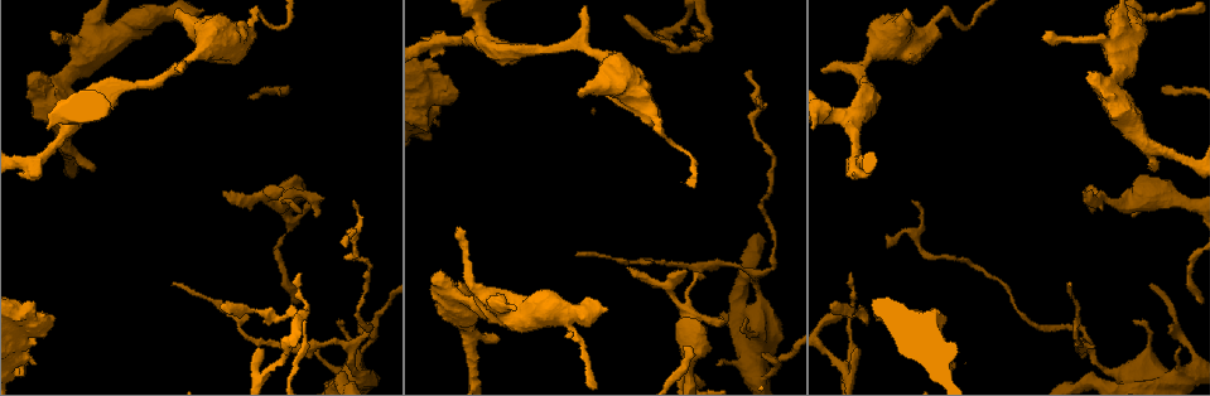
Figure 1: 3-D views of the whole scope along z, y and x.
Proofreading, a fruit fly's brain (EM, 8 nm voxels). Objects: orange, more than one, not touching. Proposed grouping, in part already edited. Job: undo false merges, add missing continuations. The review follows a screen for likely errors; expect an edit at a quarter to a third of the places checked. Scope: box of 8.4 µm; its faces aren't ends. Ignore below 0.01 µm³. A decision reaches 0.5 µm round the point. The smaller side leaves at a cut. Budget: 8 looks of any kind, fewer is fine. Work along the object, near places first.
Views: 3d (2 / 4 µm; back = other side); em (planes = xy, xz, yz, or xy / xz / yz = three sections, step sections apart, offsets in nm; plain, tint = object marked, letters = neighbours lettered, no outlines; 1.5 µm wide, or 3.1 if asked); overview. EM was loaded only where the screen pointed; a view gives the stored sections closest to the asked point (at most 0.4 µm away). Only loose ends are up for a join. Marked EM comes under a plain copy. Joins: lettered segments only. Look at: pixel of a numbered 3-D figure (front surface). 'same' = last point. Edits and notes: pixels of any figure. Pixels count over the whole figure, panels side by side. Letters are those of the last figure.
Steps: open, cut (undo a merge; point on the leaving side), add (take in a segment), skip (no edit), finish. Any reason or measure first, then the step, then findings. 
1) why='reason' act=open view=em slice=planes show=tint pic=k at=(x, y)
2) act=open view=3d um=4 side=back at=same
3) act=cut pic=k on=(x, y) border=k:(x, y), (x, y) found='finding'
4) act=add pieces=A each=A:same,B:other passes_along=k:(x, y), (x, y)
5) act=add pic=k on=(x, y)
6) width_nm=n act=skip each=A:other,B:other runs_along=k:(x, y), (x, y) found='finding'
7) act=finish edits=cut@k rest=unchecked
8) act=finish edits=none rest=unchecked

why='three arms meet' act=open view=em slice=xz step=4 show=tint pic=1 at=(706, 33)

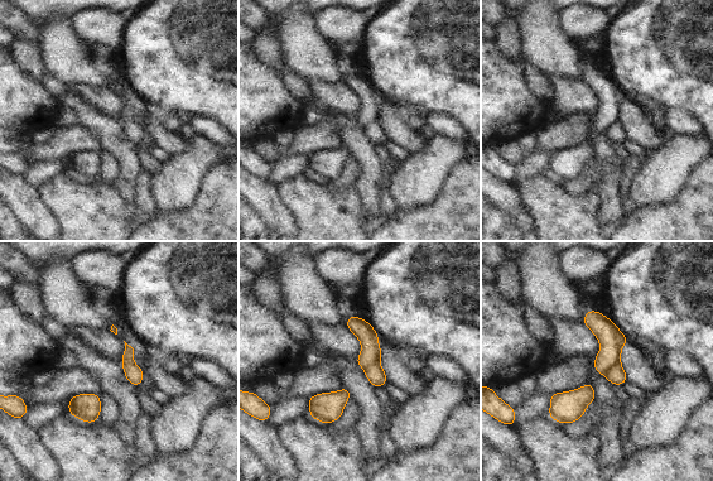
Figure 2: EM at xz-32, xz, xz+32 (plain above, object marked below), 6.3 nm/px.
act=open view=em slice=xz step=4 show=letters at=same

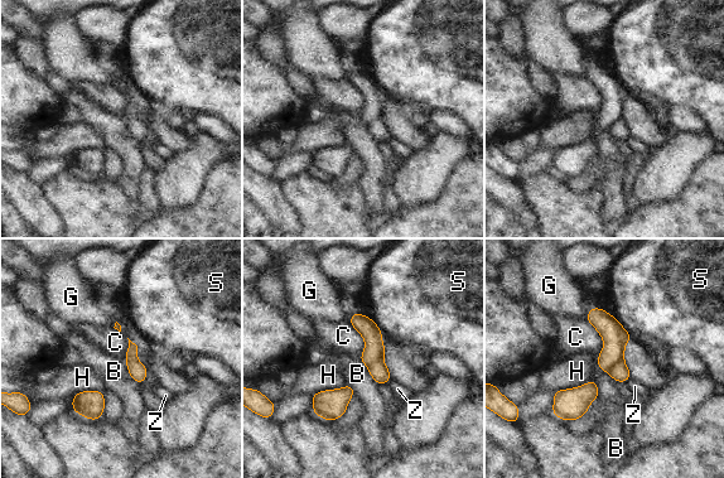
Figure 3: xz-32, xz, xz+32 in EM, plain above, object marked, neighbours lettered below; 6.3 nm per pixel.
act=cut pic=3 on=(619, 372) each=B:other,C:other,G:other,H:other,S:other,Z:other border=3:(623, 361), (619, 361), (608, 371) found='two neurons meet here'

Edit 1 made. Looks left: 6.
why='an open end' act=open view=em slice=planes show=letters pic=1 at=(1084, 192)

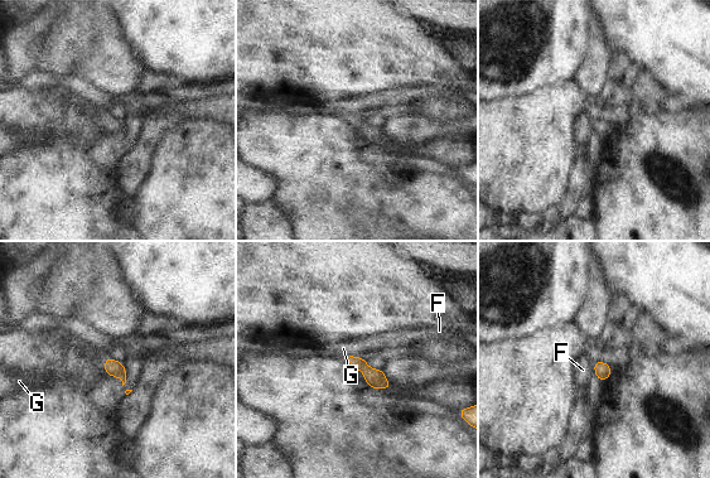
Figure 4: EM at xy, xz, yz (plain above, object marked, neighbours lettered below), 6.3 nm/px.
act=skip each=F:other,G:other found='none of them fits'

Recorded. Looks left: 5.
act=open view=3d um=4 pic=1 at=(172, 284)

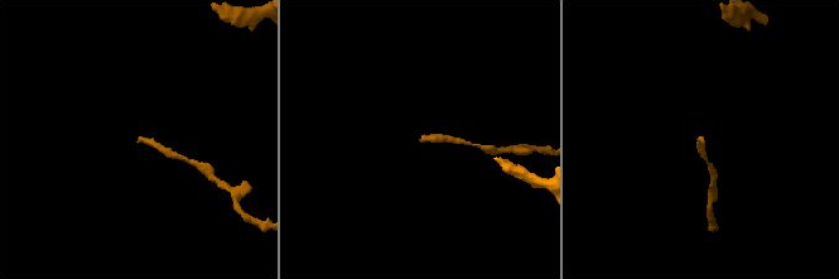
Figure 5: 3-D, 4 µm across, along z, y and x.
act=open view=em slice=yz step=4 show=tint pic=5 at=(704, 140)

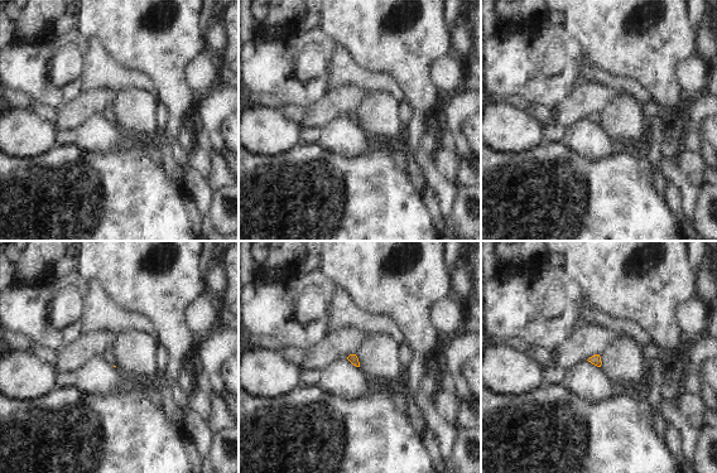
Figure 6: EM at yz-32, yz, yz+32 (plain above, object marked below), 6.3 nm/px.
why='another direction' act=open view=em slice=planes show=letters at=same

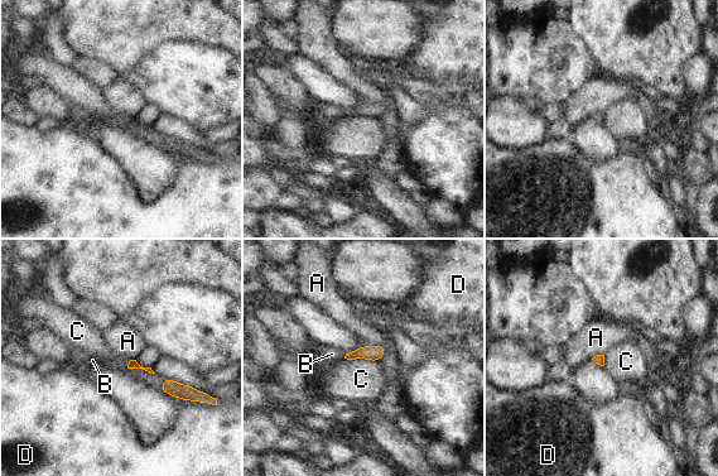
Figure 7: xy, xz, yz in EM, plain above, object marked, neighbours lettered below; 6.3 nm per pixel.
longest_contact=C:200nm act=add pieces=B each=A:other,B:same,C:other,D:other found='it goes on there'

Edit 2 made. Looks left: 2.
act=finish edits=cut@3,add@7 rest=unchecked

